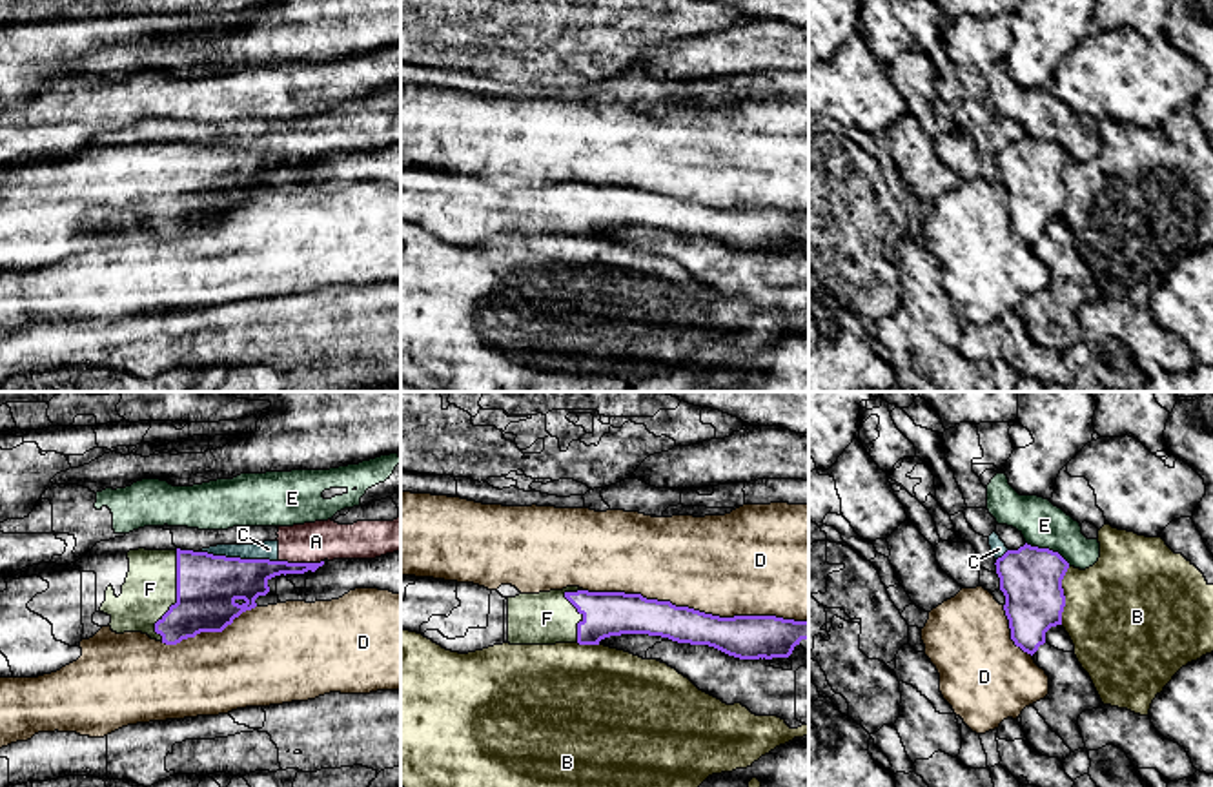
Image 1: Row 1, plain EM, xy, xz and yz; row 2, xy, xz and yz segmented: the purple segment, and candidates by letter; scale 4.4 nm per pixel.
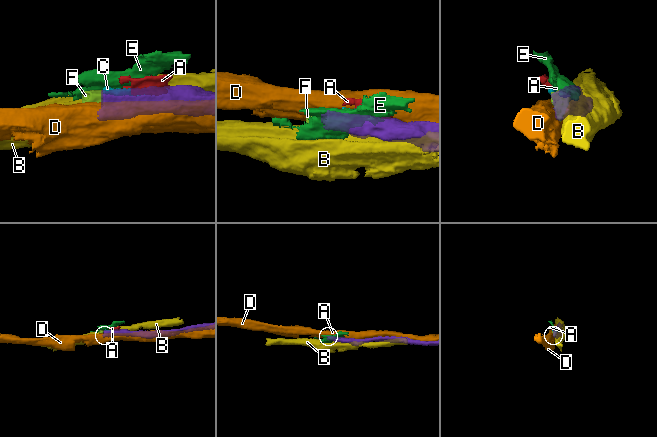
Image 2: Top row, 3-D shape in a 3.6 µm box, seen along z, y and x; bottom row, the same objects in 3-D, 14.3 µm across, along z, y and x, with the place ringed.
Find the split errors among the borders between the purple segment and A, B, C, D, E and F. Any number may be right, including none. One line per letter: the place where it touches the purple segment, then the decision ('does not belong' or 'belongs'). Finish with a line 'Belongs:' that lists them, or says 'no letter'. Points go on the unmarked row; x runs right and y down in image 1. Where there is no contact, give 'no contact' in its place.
A: contact xy (301, 155); does not belong
B: contact yz (1064, 188); does not belong
C: contact xy (239, 150); does not belong
D: contact xz (696, 203); does not belong
E: contact yz (1048, 141); does not belong
F: contact xy (177, 188); belongs
Belongs: F

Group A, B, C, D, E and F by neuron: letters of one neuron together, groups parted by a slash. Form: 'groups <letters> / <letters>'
groups A C / B / D / E / F

